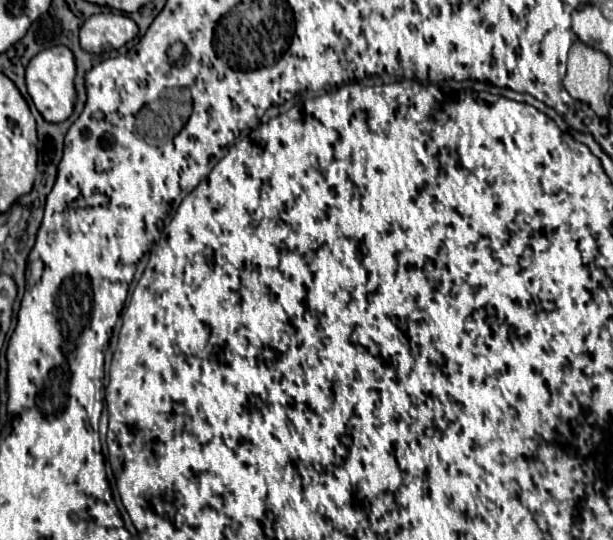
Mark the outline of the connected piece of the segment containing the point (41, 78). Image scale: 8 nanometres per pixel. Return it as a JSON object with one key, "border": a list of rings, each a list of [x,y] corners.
{"border":[[[53,46],[39,52],[27,64],[25,80],[33,104],[47,122],[63,122],[71,116],[77,100],[77,90],[75,90],[75,56],[67,46]]]}

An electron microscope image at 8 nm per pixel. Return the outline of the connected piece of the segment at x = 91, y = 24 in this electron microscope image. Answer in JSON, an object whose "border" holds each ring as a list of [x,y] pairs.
{"border":[[[115,12],[93,14],[91,18],[85,20],[85,24],[79,30],[81,48],[95,54],[101,52],[103,44],[121,48],[129,40],[133,40],[137,32],[139,32],[137,24],[125,14],[115,14]]]}

